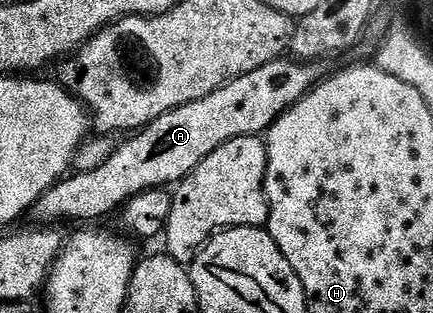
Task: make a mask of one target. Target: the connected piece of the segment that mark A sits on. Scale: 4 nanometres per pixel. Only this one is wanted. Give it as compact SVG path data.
M289 56L274 58L273 61L263 64L263 68L225 83L214 94L208 94L206 98L200 98L159 116L140 132L126 137L129 139L106 162L99 163L94 170L85 170L82 174L70 173L56 182L47 192L43 192L43 196L33 205L32 217L37 217L41 221L38 223L41 224L61 224L57 222L63 221L64 218L74 218L75 221L81 222L77 224L89 224L92 223L89 222L92 218L101 218L104 214L111 213L113 209L116 211L124 207L125 203L136 194L143 194L146 190L169 188L169 185L172 187L180 183L182 178L188 176L208 154L218 150L224 142L230 142L232 138L264 135L277 121L278 116L290 110L304 94L308 94L326 77L325 66L326 63L321 60L294 60Z

